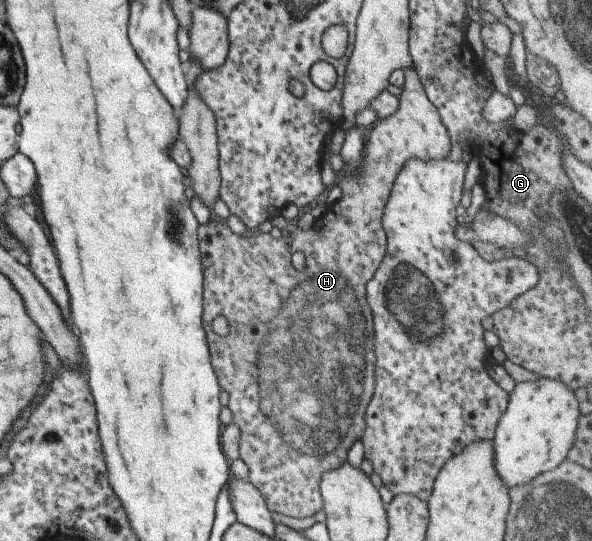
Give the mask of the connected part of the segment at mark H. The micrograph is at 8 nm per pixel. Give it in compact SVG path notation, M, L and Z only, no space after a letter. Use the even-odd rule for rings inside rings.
M413 67L405 68L403 71L404 82L401 87L399 107L392 114L387 114L386 118L374 122L367 129L365 147L363 148L363 158L359 172L352 177L347 173L334 190L330 202L323 209L322 216L314 222L314 227L308 231L301 231L295 225L291 225L288 236L280 235L276 239L276 244L288 244L284 246L286 252L300 252L304 254L307 269L305 272L298 272L294 268L266 268L266 264L274 262L270 260L270 252L266 250L266 240L272 238L270 233L251 234L247 237L236 235L228 229L223 220L216 217L209 218L204 224L199 224L197 228L197 239L199 240L199 253L201 254L201 269L203 272L203 304L202 320L205 337L210 353L210 362L217 376L219 388L228 394L227 408L232 414L231 422L240 431L239 436L239 459L246 464L248 469L248 482L255 486L265 500L267 509L270 512L278 512L294 518L312 516L314 512L322 508L321 494L319 493L319 480L325 470L336 468L346 462L346 452L350 446L360 440L364 430L363 412L367 402L370 400L375 385L373 366L375 356L373 353L373 322L371 310L365 299L365 284L372 278L378 263L382 260L385 253L385 232L381 225L382 211L385 202L388 200L390 189L392 188L397 172L408 159L422 159L431 161L434 159L447 158L450 148L450 139L440 120L436 107L428 100L424 89L421 87L420 79ZM213 318L224 318L224 322L230 323L229 331L225 336L217 336L210 327Z

